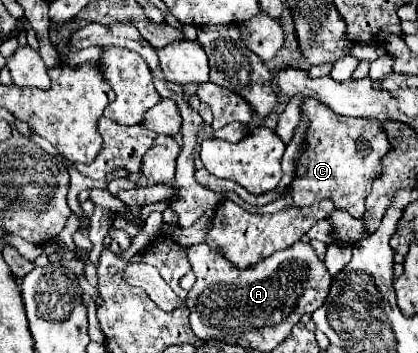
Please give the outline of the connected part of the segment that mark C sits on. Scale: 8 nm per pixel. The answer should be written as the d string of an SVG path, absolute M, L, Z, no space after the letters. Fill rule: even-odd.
M305 98L301 112L311 124L305 136L305 148L295 166L293 204L313 206L329 198L335 202L335 208L351 212L353 218L363 218L365 196L371 192L373 180L381 176L381 160L389 152L389 140L381 124L375 120L339 116L313 98Z

